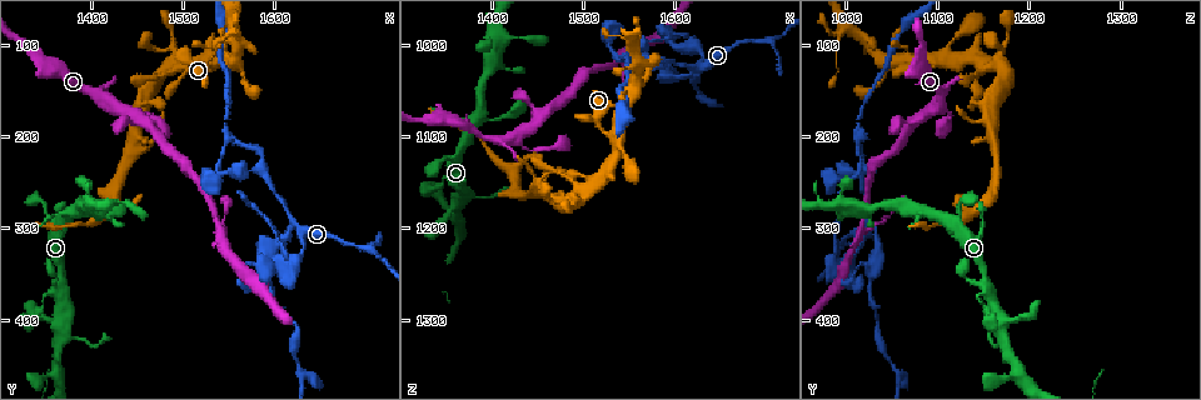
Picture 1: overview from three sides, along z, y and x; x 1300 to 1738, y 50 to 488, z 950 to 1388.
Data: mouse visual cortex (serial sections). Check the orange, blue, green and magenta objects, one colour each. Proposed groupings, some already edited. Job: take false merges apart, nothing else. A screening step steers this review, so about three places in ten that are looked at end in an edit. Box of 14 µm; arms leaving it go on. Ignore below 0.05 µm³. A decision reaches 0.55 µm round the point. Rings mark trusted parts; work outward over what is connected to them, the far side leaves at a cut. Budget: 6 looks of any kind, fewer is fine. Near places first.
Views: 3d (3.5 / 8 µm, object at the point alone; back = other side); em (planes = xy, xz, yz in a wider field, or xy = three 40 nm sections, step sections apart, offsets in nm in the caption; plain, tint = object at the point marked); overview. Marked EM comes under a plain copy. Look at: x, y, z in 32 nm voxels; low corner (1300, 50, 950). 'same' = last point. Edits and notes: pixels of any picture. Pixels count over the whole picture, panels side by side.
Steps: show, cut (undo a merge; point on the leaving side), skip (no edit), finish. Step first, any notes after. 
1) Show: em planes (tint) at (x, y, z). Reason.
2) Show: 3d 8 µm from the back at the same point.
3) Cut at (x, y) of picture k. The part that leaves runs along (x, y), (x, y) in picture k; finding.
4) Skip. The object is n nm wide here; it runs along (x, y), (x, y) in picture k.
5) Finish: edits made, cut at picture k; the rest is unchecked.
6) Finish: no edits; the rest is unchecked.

Show: 3d 3.5 µm at (1420, 285, 1135). Sharp bend.

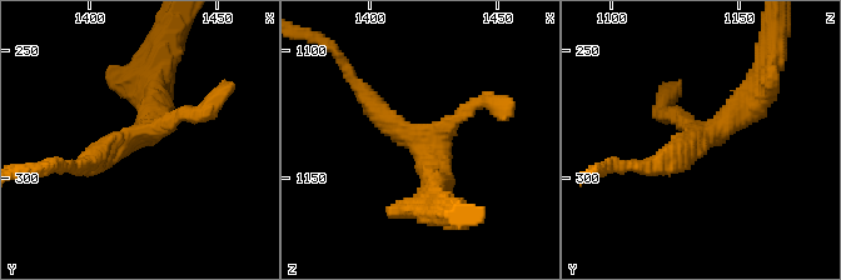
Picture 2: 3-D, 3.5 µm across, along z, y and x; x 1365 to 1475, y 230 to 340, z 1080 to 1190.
Show: em xy step 5 (tint) at (1420, 283, 1137).

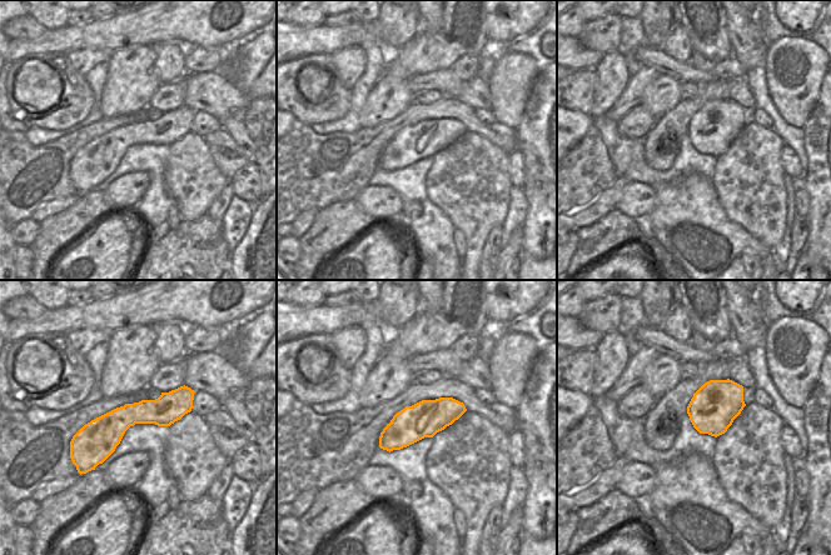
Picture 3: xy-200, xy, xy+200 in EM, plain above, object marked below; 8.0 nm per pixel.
Show: em planes (tint) at the same point. Another direction.

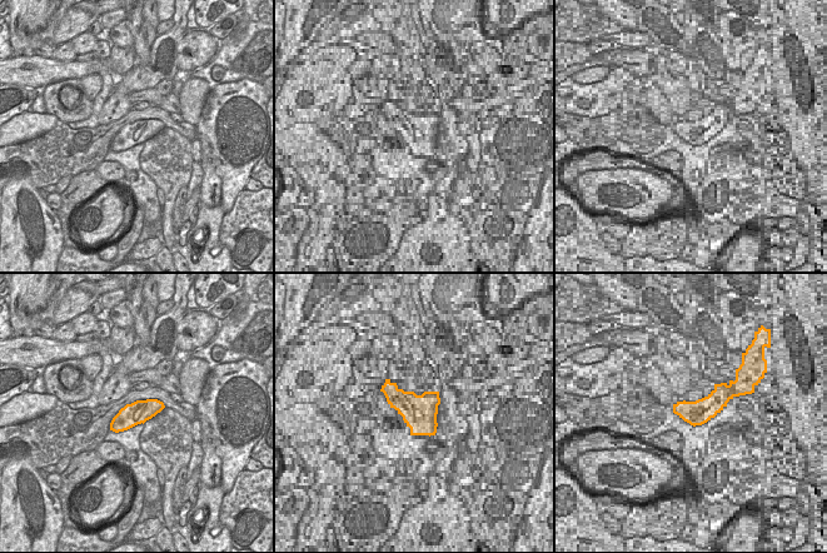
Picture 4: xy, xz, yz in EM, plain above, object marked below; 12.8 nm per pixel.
Skip. It runs along (762, 81), (747, 108), (657, 161) in picture 2; continuous, no second cell.

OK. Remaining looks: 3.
Show: em xy step 5 (tint) at (1620, 290, 1020). Three arms meet.

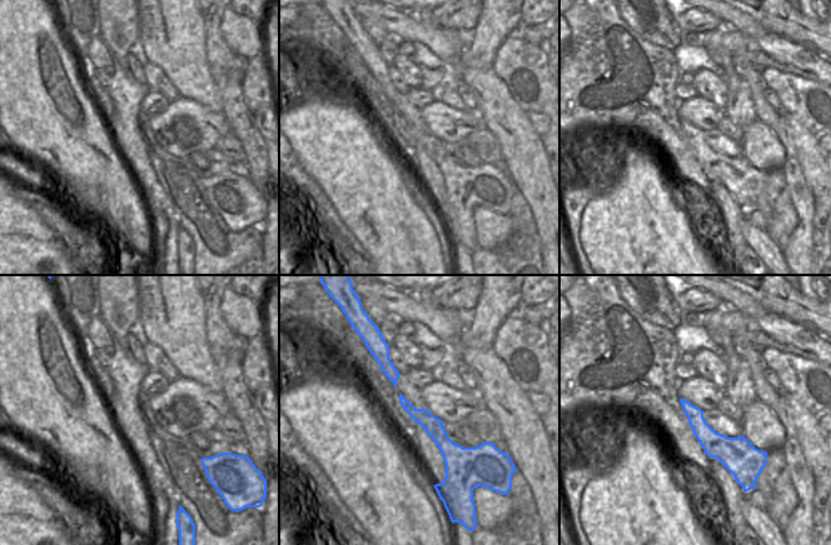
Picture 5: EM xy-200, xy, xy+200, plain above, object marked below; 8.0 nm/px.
Show: 3d 3.5 µm at the same point.

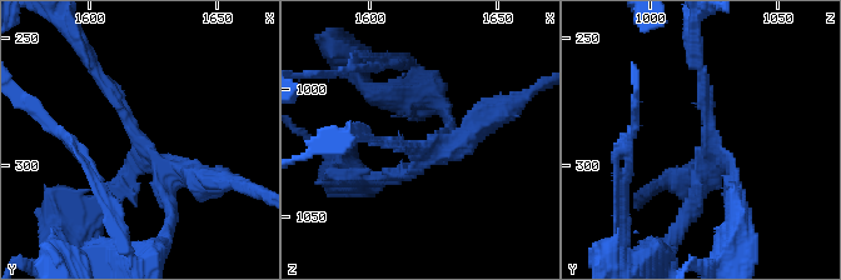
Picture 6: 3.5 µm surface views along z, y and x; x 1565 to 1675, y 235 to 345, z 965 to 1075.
Skip. It runs along (198, 180), (144, 149), (98, 73) in picture 6; continuous, no second cell.

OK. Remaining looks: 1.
Finish: no edits; the rest is unchecked.

